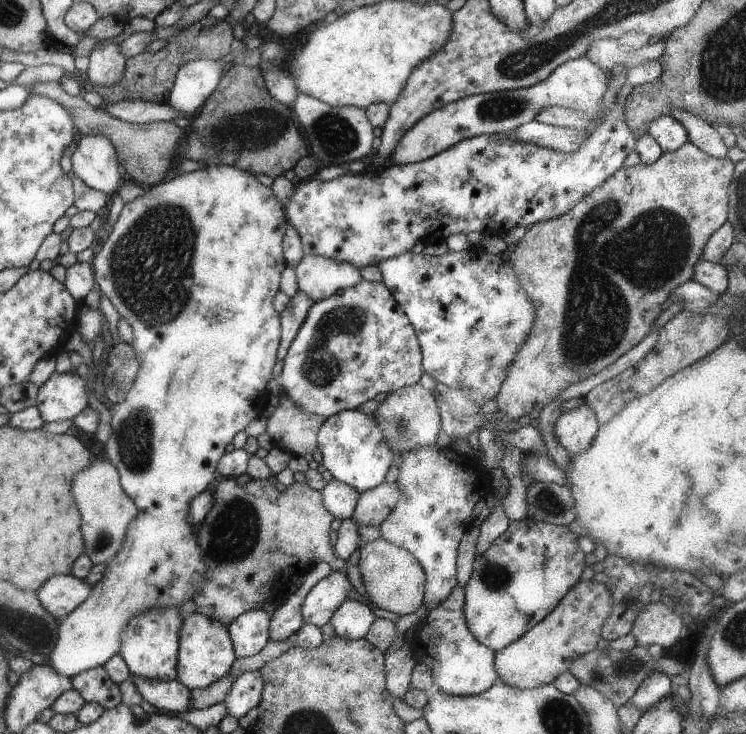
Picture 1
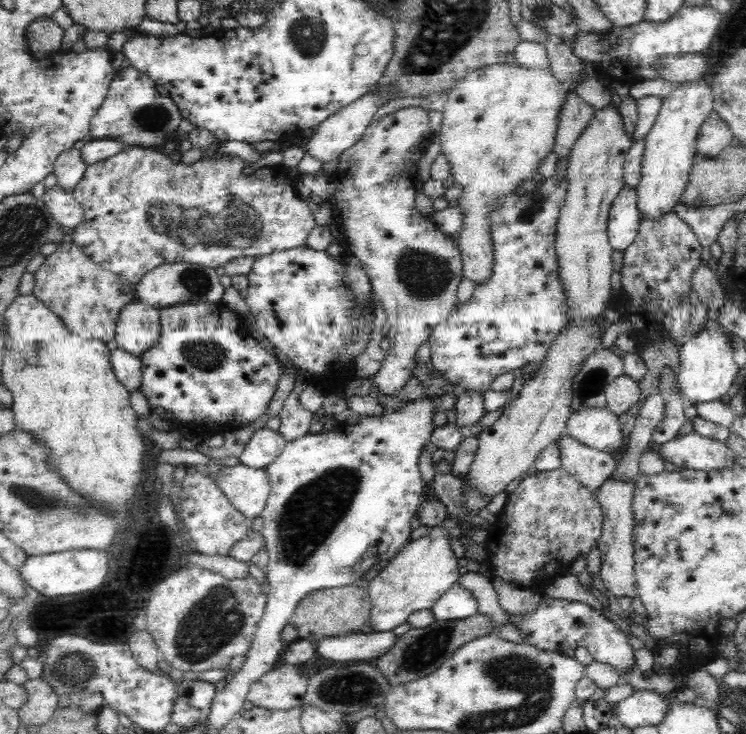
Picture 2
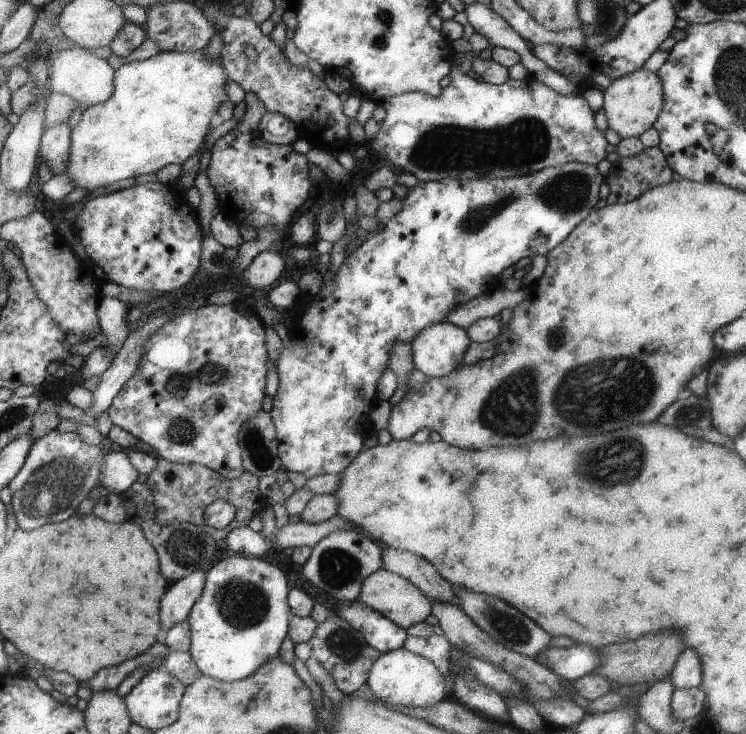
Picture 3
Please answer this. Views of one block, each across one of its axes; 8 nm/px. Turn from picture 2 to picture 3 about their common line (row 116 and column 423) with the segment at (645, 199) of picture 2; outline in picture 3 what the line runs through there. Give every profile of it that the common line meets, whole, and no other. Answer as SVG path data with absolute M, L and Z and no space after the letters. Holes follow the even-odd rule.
M401 646L386 653L380 653L368 672L368 687L377 699L384 703L413 708L430 707L441 698L447 698L447 692L452 692L452 684L437 671L436 665L417 653Z

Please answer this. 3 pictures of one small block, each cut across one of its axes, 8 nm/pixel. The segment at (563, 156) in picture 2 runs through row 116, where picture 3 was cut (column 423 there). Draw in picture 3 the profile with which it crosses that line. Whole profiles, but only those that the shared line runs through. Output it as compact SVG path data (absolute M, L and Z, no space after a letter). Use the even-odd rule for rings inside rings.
M389 547L382 550L381 568L411 581L430 601L457 605L453 584L422 556Z

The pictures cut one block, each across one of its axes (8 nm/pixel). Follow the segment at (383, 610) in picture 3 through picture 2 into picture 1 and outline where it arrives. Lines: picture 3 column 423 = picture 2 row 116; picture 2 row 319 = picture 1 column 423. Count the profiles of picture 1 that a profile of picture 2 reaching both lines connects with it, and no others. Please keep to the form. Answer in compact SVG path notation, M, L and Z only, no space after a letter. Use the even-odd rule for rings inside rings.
M383 537L365 542L360 547L358 570L367 598L378 609L393 612L393 614L408 615L421 610L424 605L425 575L420 561L407 550L391 544Z

